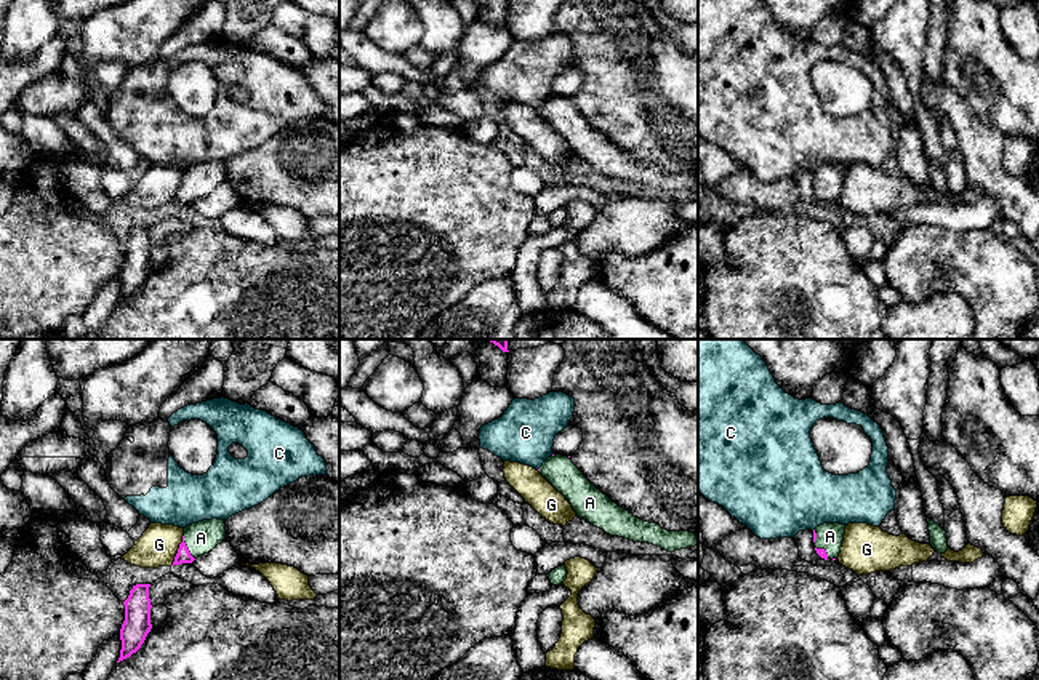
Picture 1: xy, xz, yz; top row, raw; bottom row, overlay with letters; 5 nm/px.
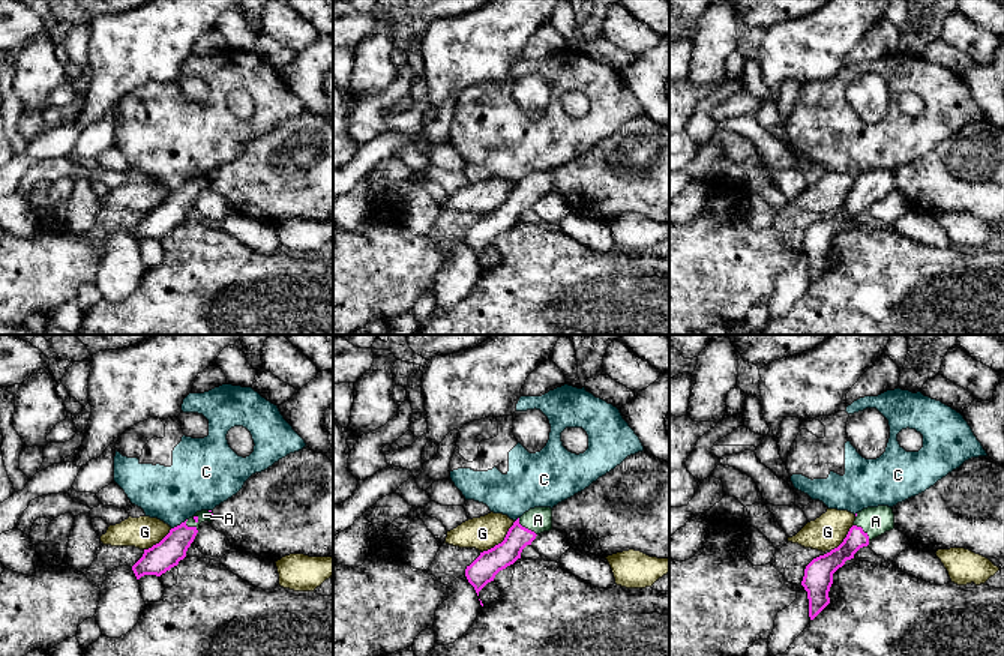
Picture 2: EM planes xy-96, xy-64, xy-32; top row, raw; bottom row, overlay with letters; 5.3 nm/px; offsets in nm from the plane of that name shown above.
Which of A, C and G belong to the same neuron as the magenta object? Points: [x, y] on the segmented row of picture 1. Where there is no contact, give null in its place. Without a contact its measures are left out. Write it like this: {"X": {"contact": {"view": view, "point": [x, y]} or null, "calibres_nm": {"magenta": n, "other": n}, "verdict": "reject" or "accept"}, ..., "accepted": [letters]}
{"A": {"contact": {"view": "xy", "point": [186, 548]}, "calibres_nm": {"magenta": 70, "other": 160}, "verdict": "accept"}, "C": {"contact": null, "verdict": "reject"}, "G": {"contact": {"view": "xy", "point": [178, 551]}, "calibres_nm": {"magenta": 70, "other": 200}, "verdict": "reject"}, "accepted": ["A"]}

